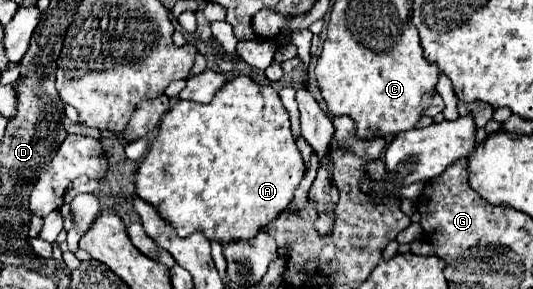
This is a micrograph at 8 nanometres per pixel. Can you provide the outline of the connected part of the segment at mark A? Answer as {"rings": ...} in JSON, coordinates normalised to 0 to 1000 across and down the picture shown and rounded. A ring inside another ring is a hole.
{"rings":[[[445,266],[430,287],[422,287],[415,301],[415,315],[407,315],[407,329],[400,336],[396,356],[388,363],[377,363],[377,356],[362,356],[362,349],[332,349],[302,412],[298,426],[298,453],[291,467],[291,481],[283,488],[280,502],[280,522],[276,522],[276,543],[265,550],[261,578],[253,585],[253,606],[250,606],[250,633],[253,633],[253,668],[257,682],[265,682],[272,702],[287,709],[295,744],[325,779],[332,792],[332,813],[340,820],[355,820],[362,813],[366,799],[377,799],[392,834],[411,834],[411,841],[433,841],[433,834],[452,834],[452,827],[475,827],[501,772],[508,772],[520,744],[527,744],[542,702],[550,696],[550,668],[561,640],[561,626],[568,619],[572,606],[572,578],[568,578],[568,550],[565,550],[565,529],[546,474],[546,446],[542,446],[542,391],[538,377],[527,363],[523,349],[523,329],[520,315],[508,301],[508,294],[482,294],[475,287],[467,266]]]}

